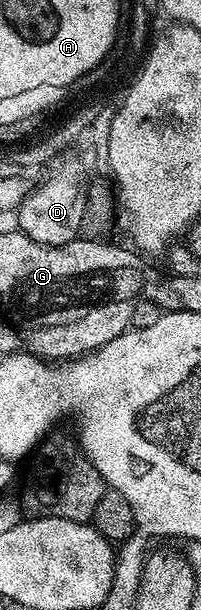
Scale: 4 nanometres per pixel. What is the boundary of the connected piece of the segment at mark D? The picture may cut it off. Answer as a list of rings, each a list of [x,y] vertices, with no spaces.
[[[63,161],[39,186],[32,188],[20,203],[17,210],[19,217],[18,232],[24,233],[29,239],[33,239],[42,245],[49,247],[61,247],[65,243],[76,240],[80,236],[79,228],[85,225],[85,216],[88,208],[88,190],[83,187],[83,173],[79,170],[79,165],[75,161]]]

